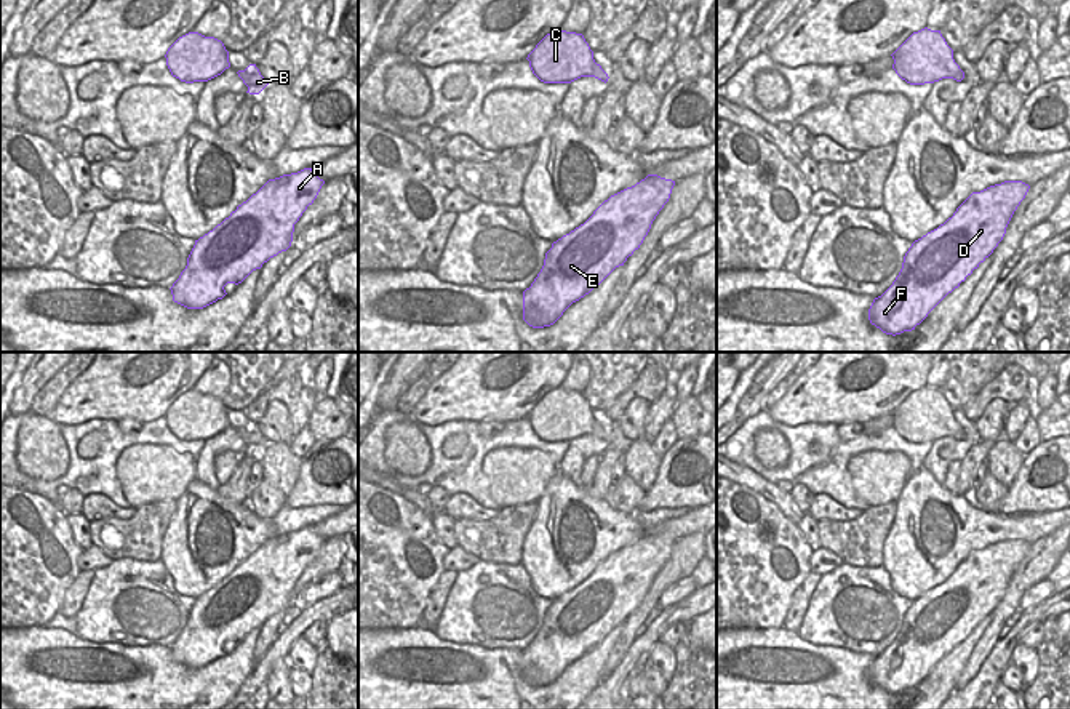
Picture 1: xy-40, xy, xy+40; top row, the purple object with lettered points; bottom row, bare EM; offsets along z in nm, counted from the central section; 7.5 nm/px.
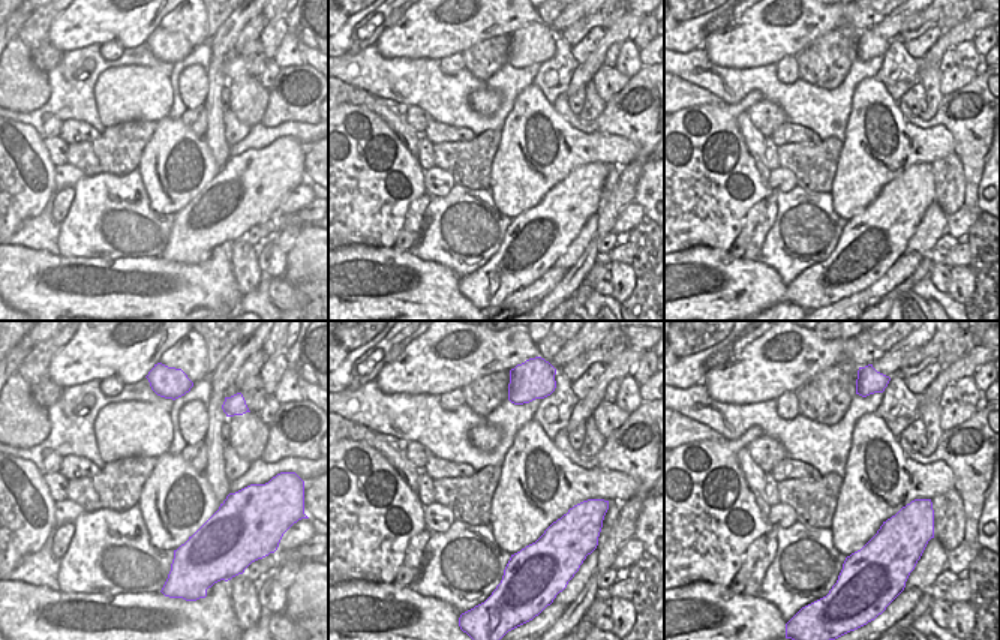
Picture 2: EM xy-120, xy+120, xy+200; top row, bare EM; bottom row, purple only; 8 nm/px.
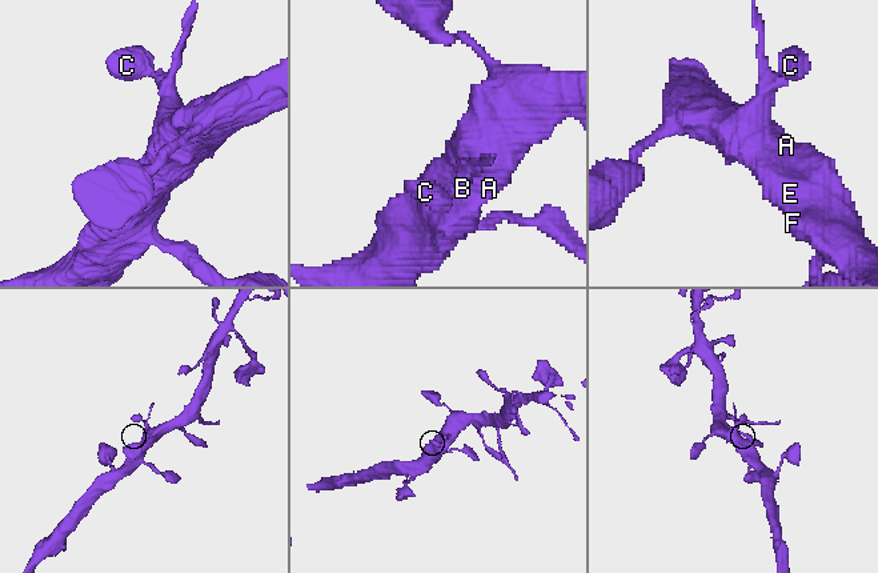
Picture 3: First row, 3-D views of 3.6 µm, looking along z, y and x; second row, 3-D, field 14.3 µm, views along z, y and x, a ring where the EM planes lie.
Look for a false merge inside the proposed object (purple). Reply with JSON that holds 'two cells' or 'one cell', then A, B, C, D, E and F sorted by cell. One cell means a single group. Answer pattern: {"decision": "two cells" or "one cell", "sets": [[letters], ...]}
{"decision": "one cell", "sets": [["A", "B", "C", "D", "E", "F"]]}

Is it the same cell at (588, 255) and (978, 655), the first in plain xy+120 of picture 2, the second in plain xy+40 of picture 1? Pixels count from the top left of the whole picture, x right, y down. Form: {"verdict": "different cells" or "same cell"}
{"verdict": "same cell"}

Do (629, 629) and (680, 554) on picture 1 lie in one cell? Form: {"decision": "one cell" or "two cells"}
{"decision": "one cell"}

